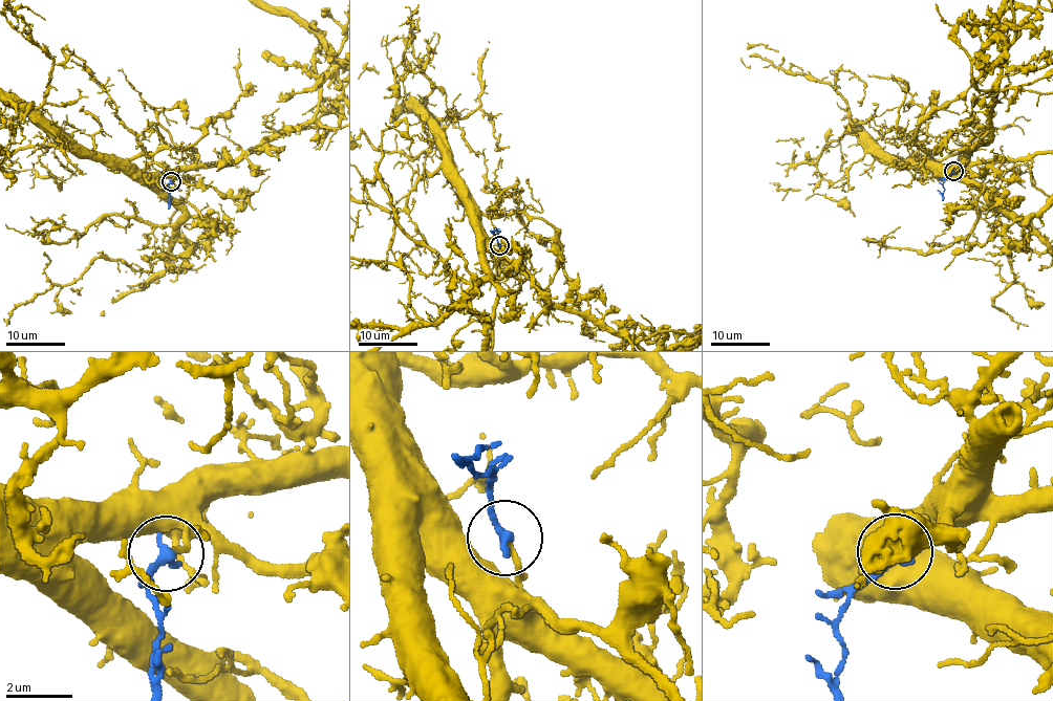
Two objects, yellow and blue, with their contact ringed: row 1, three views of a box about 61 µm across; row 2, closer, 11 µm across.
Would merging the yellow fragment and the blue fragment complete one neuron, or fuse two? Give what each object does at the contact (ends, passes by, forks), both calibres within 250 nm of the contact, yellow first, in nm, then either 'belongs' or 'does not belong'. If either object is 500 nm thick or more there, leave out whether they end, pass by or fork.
yellow ends | blue ends | 150/320 nm | belongs

